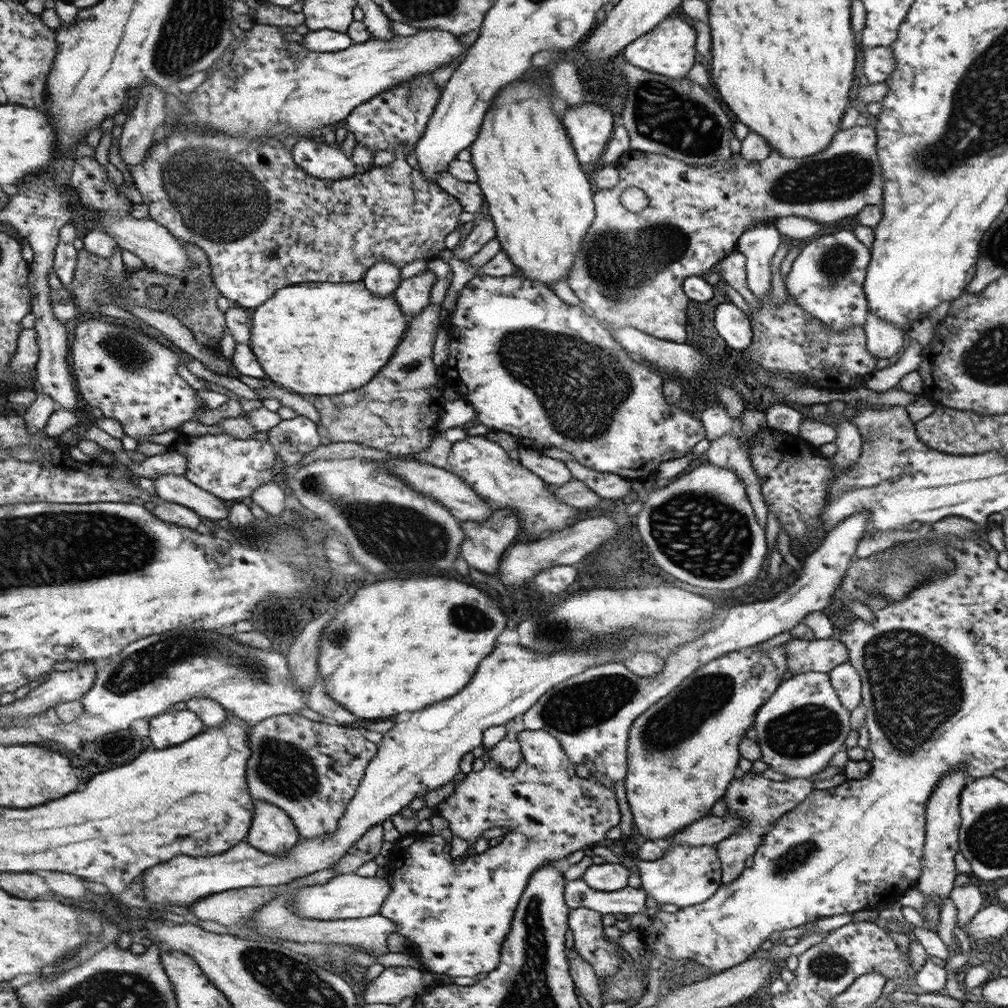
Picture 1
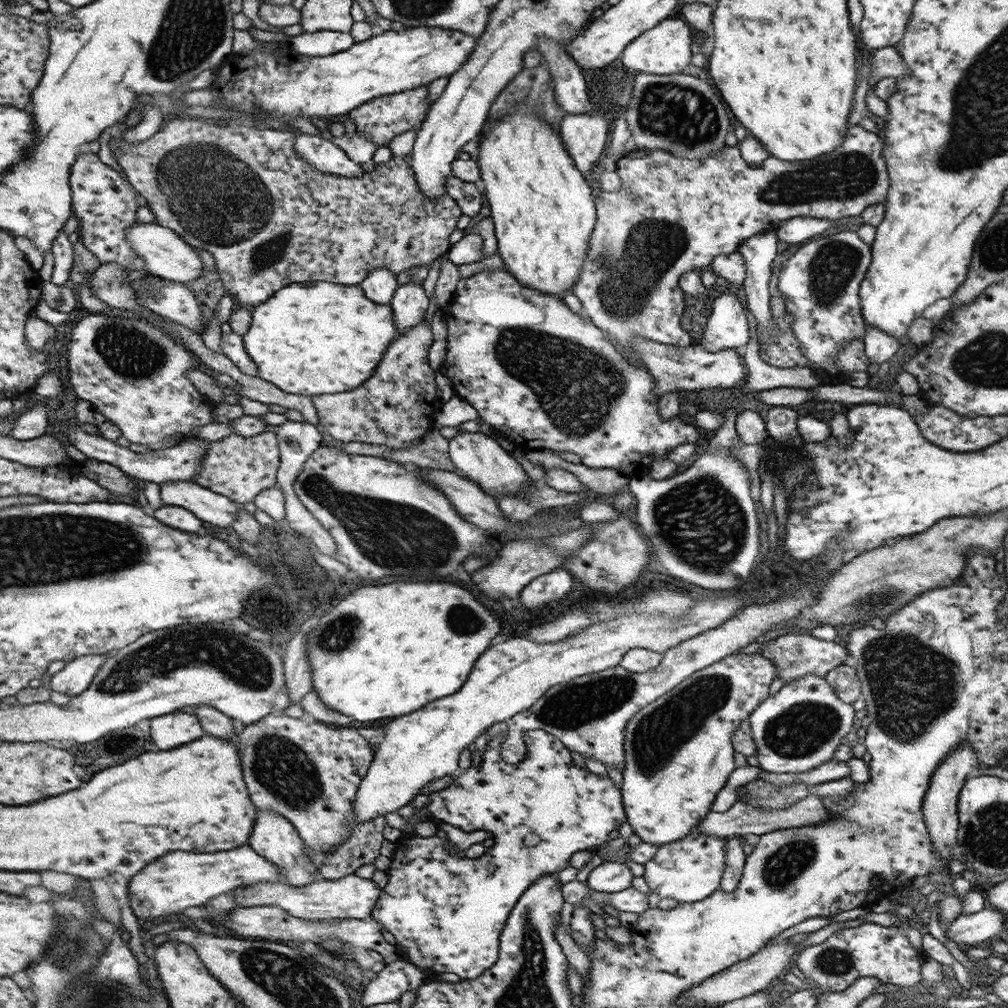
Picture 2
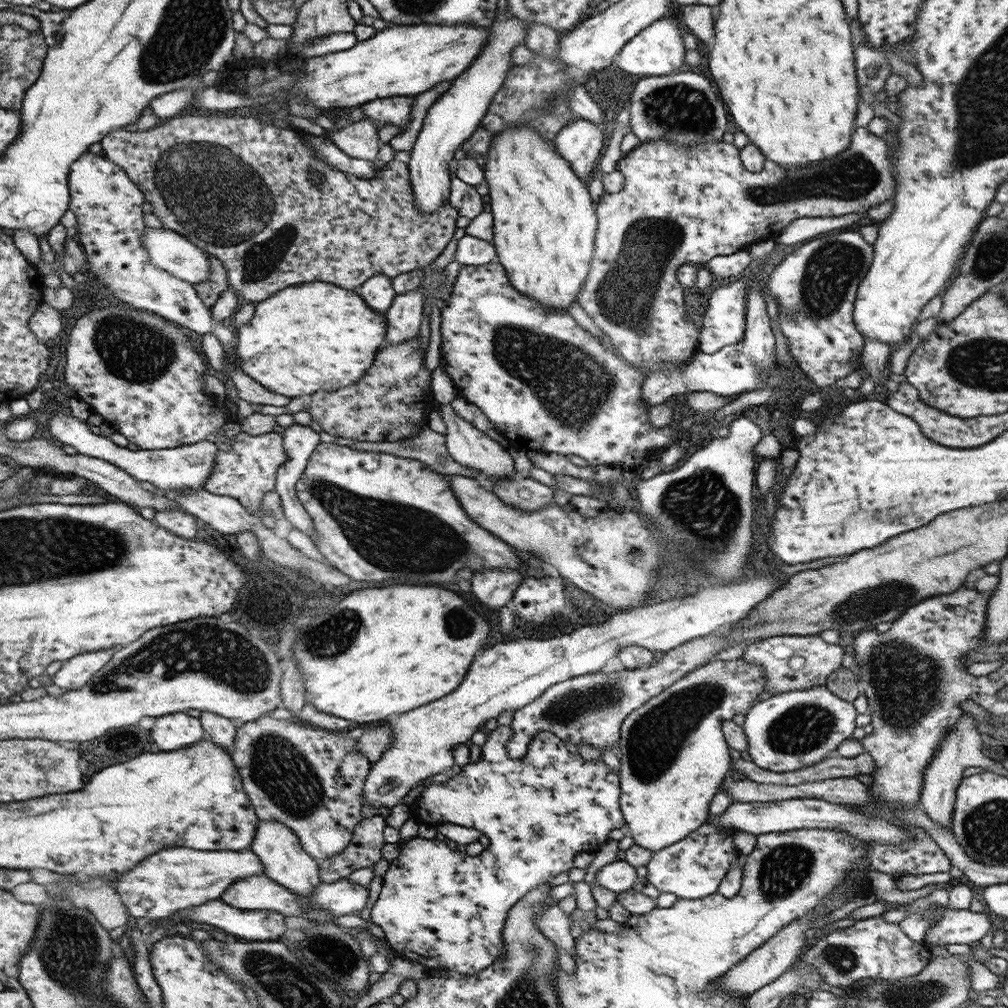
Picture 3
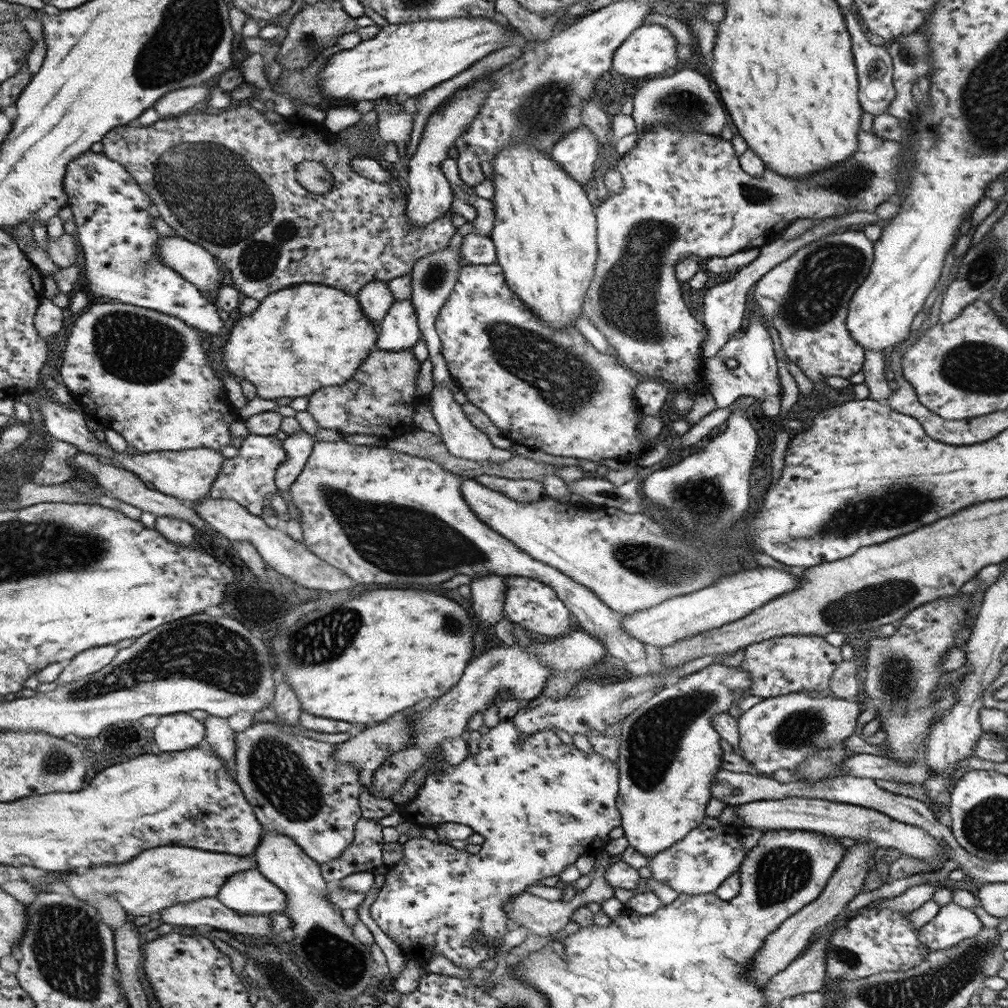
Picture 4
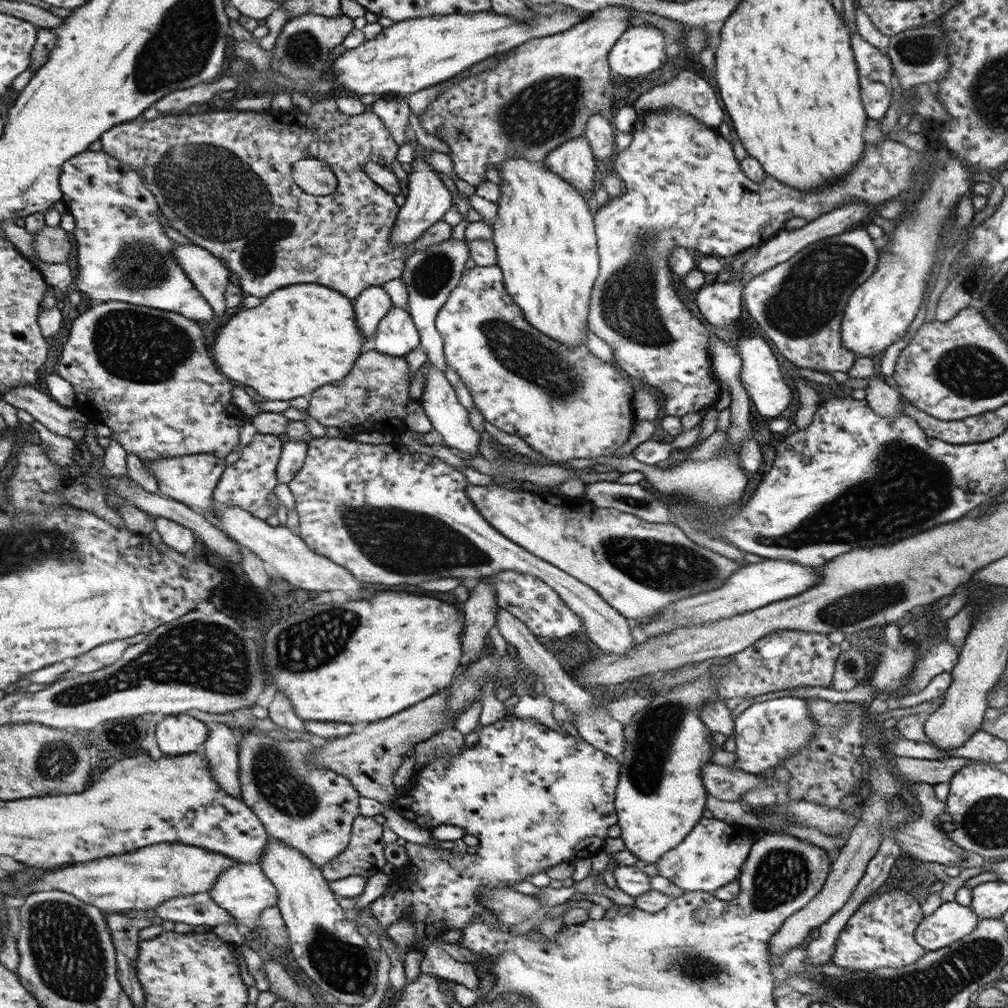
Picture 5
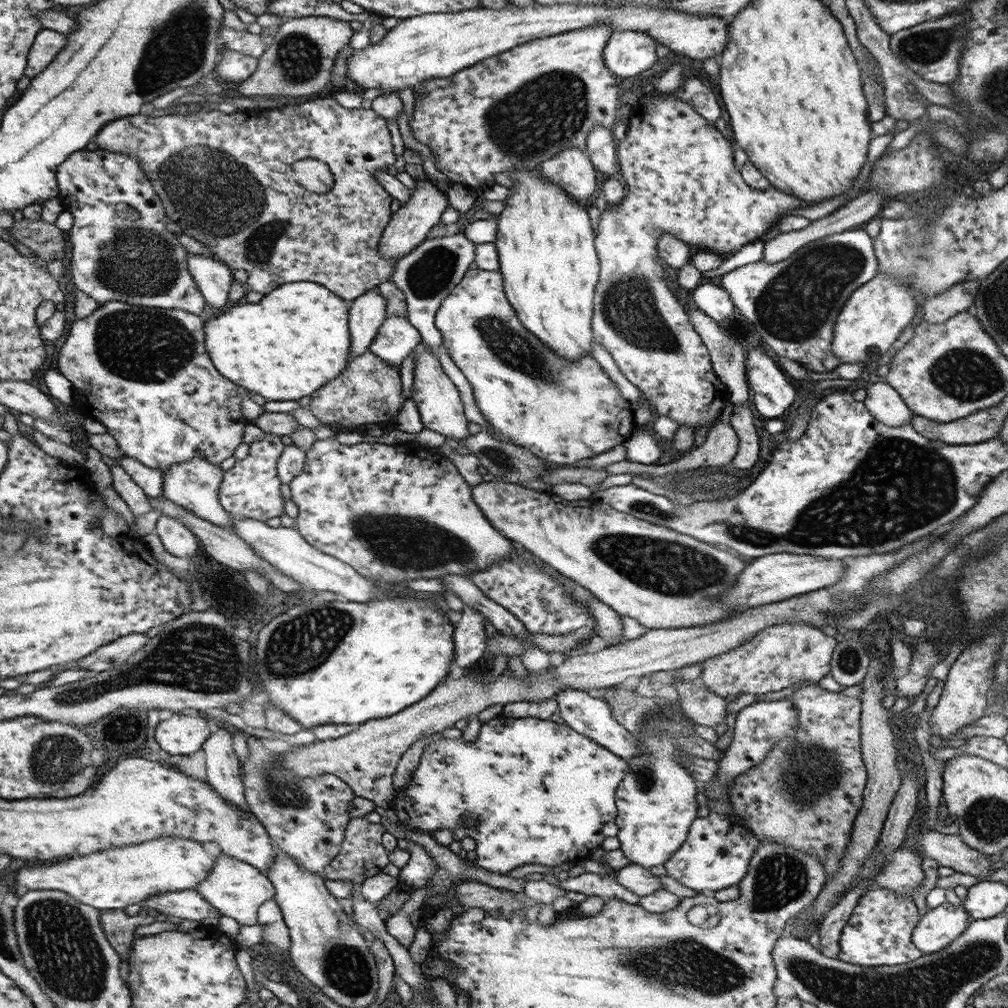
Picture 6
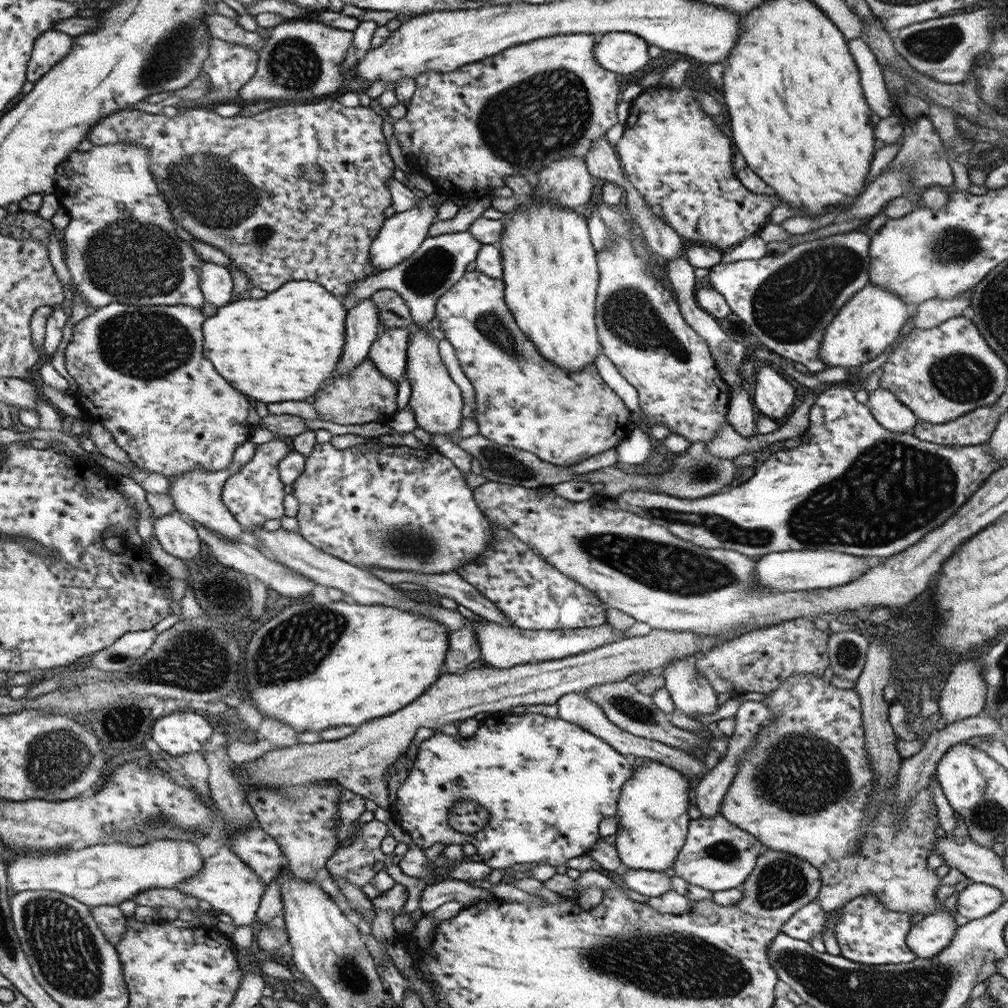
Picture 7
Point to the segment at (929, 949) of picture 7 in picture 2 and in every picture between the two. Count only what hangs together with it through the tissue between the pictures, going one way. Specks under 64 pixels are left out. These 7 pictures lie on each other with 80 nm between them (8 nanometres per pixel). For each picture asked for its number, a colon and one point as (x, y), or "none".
2: (968, 929)
3: (963, 926)
4: (952, 924)
5: (951, 921)
6: (937, 928)

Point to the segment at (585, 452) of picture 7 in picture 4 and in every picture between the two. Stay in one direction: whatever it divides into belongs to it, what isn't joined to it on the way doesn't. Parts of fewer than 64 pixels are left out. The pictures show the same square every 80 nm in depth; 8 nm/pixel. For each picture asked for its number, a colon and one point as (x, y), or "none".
4: (550, 390)
5: (566, 403)
6: (562, 411)

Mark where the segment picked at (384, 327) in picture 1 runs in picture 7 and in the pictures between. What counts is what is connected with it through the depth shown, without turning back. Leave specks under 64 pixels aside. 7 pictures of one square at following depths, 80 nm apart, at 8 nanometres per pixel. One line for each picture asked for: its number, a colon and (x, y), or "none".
2: (314, 338)
3: (316, 336)
4: (301, 339)
5: (305, 336)
6: (292, 342)
7: (280, 348)

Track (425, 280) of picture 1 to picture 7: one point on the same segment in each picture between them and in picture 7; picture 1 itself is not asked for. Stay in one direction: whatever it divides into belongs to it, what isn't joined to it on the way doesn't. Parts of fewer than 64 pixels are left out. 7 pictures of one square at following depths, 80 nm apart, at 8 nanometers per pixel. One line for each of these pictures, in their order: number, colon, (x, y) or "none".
2: (410, 302)
3: (404, 317)
4: (400, 330)
5: (397, 334)
6: (397, 337)
7: (388, 353)

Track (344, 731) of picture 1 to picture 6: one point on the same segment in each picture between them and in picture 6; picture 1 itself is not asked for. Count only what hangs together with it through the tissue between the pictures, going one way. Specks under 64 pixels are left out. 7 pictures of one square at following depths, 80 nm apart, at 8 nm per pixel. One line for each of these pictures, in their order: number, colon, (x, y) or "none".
2: (310, 773)
3: (312, 779)
4: (297, 788)
5: (311, 809)
6: (306, 817)

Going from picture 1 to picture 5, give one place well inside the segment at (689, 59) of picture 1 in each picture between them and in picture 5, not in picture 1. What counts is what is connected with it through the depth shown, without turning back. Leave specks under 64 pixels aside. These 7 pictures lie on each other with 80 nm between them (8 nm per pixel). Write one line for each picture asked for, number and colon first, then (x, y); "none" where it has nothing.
2: (665, 49)
3: (659, 49)
4: (651, 49)
5: (642, 49)

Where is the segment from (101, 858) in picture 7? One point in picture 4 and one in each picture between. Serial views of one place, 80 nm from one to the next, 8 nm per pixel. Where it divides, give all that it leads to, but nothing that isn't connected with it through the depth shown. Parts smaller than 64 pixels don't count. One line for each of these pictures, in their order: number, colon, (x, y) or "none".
4: (164, 876)
5: (141, 880)
6: (115, 878)

